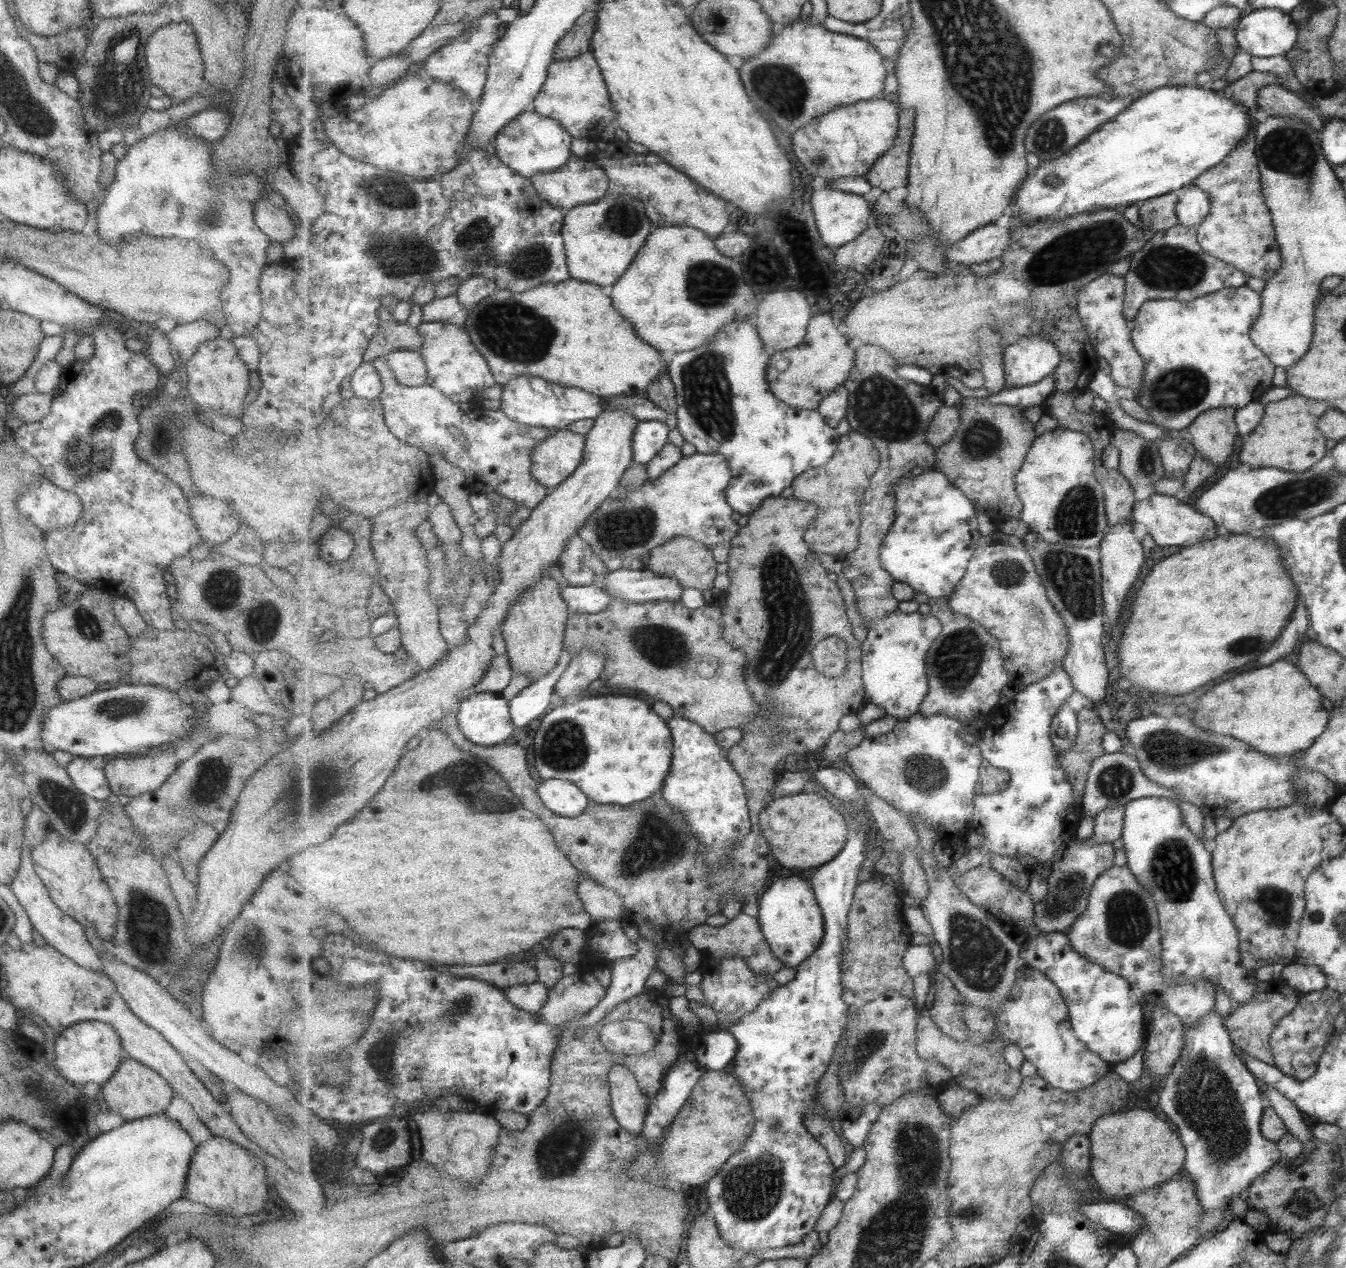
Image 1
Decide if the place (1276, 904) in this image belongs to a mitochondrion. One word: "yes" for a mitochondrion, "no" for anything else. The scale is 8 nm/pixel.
yes

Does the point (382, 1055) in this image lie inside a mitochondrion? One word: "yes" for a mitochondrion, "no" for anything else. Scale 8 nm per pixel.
yes

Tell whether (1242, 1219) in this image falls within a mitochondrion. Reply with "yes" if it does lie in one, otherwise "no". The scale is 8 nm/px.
no

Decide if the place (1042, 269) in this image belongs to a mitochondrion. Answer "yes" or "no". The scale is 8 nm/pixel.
yes

